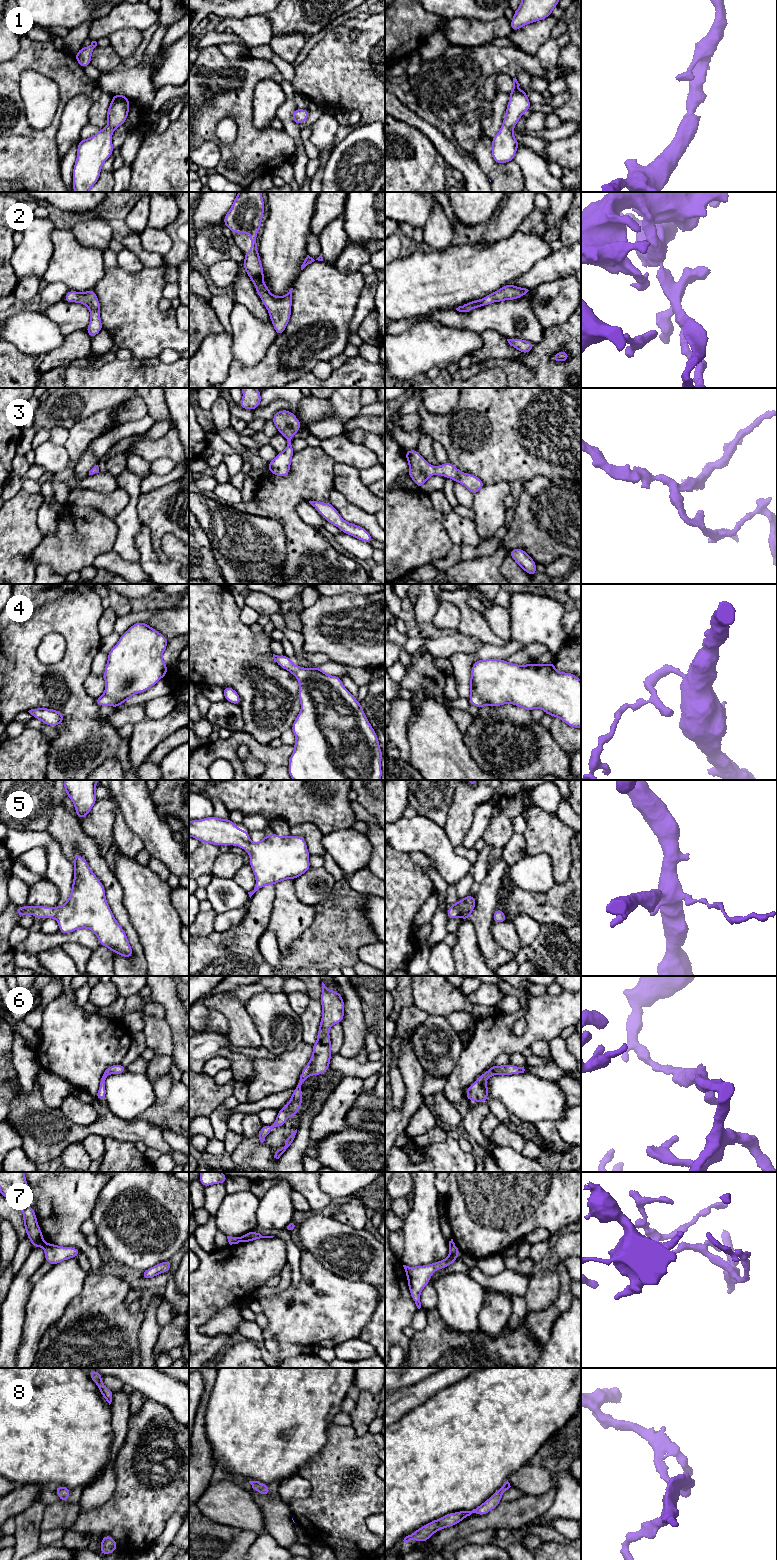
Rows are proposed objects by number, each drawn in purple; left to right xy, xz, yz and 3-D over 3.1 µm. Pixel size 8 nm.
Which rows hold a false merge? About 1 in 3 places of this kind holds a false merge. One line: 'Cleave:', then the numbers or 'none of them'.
Cleave: 7

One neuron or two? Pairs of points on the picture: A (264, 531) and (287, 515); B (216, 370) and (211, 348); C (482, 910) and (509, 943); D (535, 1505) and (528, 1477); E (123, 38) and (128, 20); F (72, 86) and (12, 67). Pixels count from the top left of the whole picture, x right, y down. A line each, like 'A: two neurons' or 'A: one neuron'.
A: two neurons
B: one neuron
C: two neurons
D: two neurons
E: two neurons
F: one neuron

